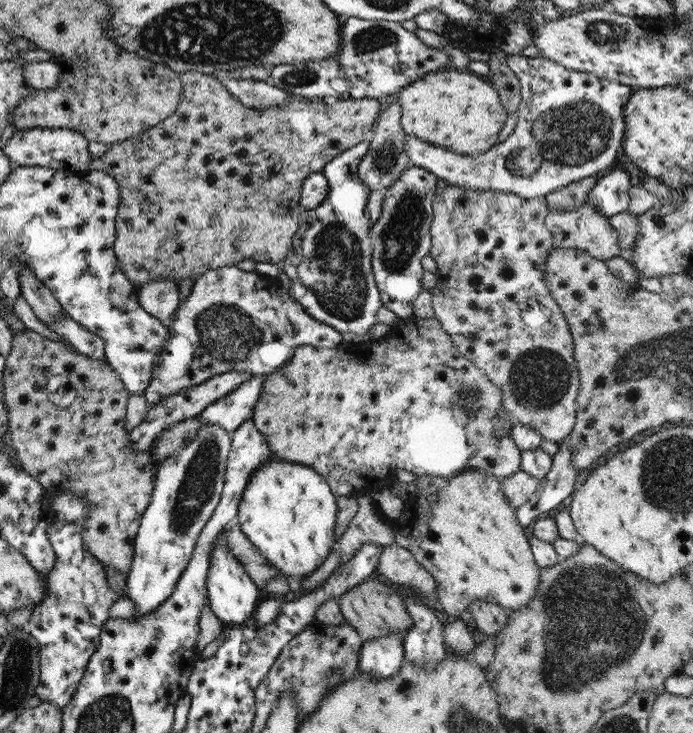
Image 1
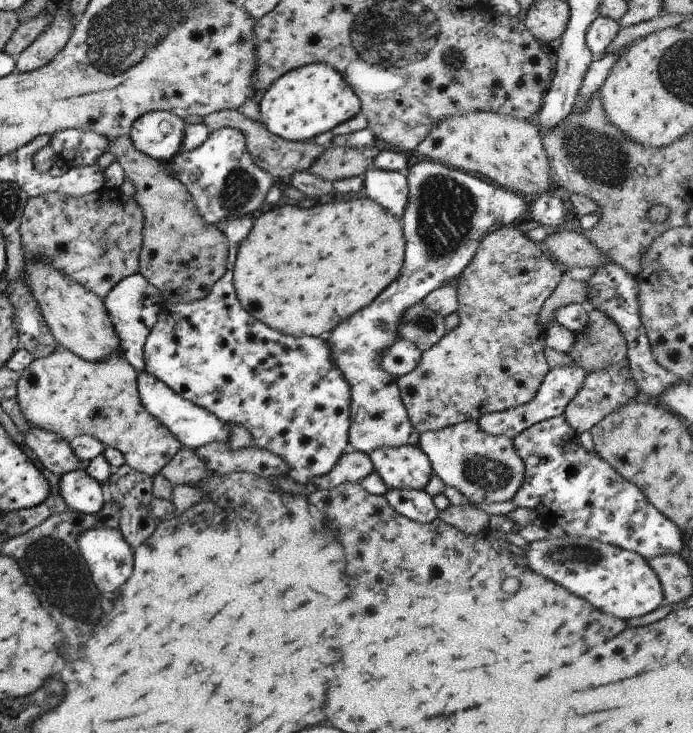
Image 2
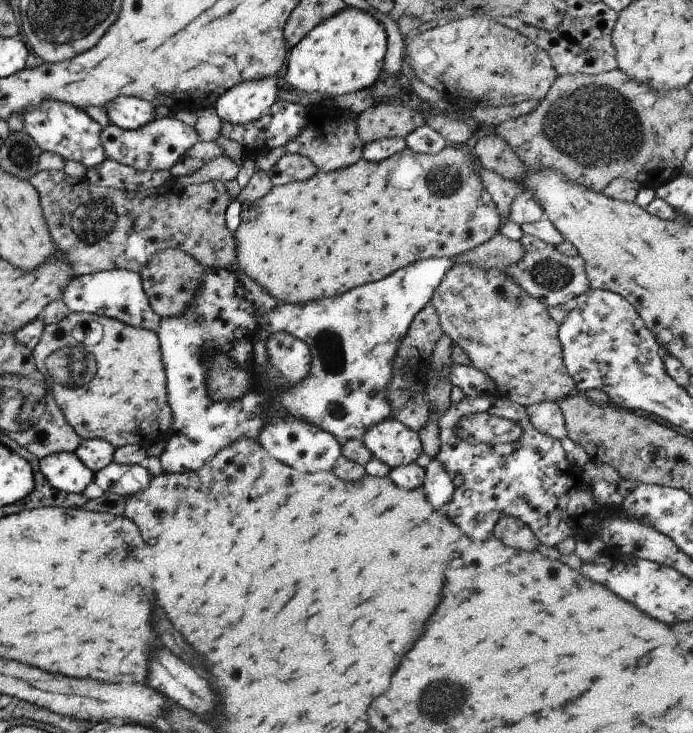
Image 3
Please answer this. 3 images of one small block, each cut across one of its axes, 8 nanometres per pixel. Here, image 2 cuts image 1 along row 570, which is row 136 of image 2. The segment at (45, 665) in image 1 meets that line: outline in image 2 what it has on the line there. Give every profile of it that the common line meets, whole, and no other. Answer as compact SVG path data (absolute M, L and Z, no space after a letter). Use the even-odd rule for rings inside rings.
M65 129L50 135L48 145L57 158L77 168L96 163L106 151L108 139L93 131Z

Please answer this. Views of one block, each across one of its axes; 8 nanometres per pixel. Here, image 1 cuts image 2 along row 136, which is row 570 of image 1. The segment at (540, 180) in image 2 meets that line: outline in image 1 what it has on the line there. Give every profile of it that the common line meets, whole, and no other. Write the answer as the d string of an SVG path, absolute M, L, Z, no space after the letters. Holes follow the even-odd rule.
M464 470L453 476L453 478L429 477L427 475L415 477L414 481L417 482L417 491L410 493L407 499L403 500L404 505L402 506L400 515L397 518L383 522L386 522L393 529L393 535L396 536L394 543L406 548L413 555L415 562L420 564L420 566L431 575L431 578L435 581L436 596L438 596L438 602L441 604L441 608L443 608L447 614L457 618L459 613L466 610L470 602L478 598L485 602L494 602L497 606L501 606L509 611L530 606L540 581L540 568L535 564L527 538L517 522L515 516L516 509L508 505L506 498L501 492L500 478L491 476L480 470Z

